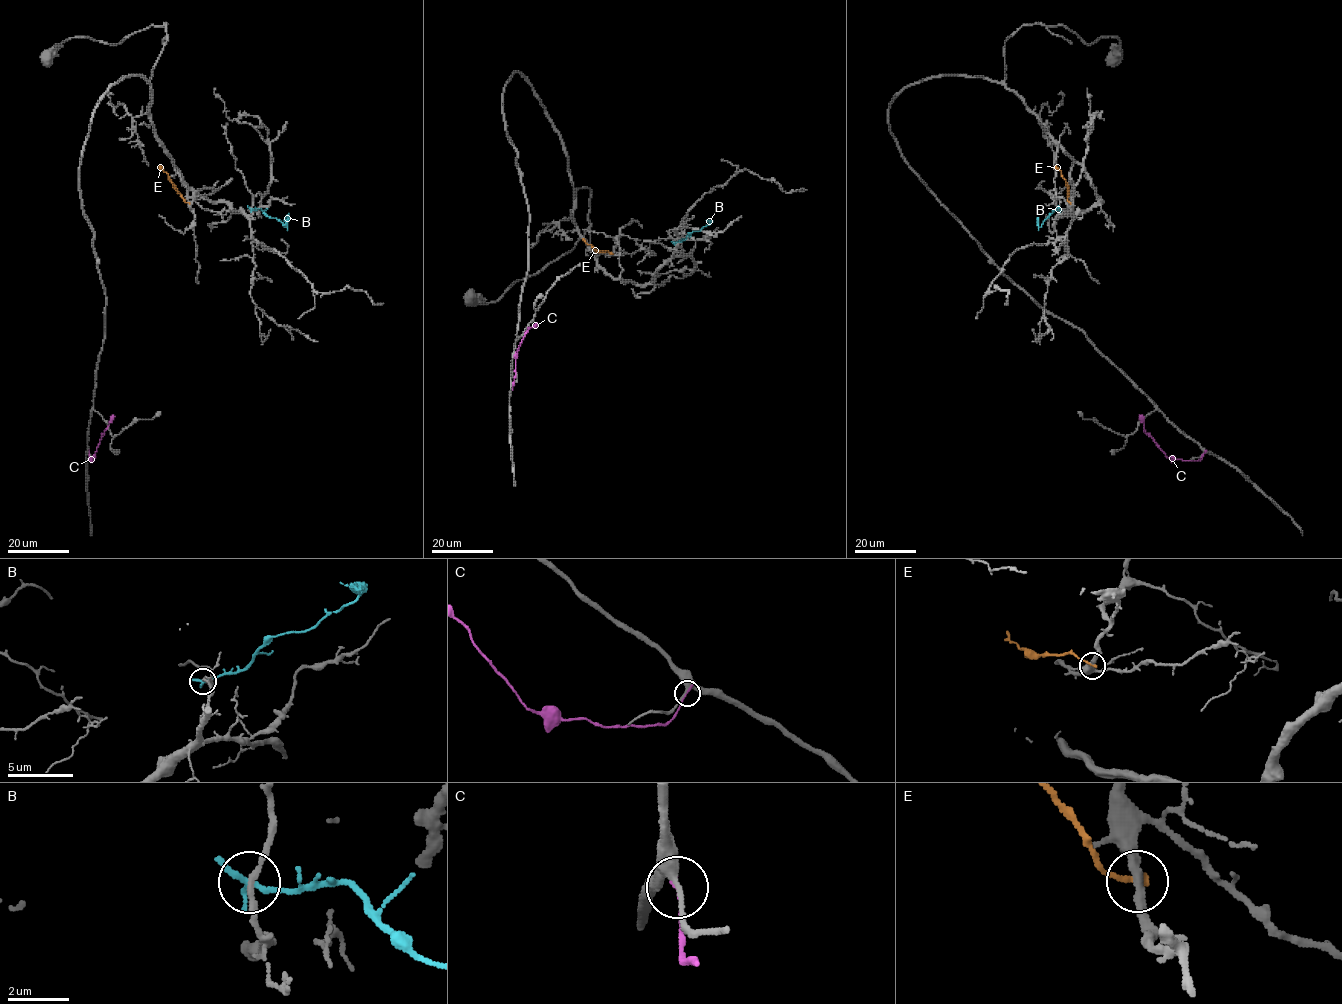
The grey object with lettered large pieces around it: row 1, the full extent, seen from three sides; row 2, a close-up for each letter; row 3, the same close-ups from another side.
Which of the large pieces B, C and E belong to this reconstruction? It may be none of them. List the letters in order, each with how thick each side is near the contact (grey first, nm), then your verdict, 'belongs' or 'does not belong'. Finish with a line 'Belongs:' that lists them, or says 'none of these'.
B: 180/190 nm | does not belong
C: 240/190 nm | does not belong
E: 320/190 nm | does not belong
Belongs: none of these

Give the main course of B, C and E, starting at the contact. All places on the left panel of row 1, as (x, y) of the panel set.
B: (251, 209), (260, 209), (284, 226), (288, 213)
C: (89, 453), (91, 461), (113, 414)
E: (188, 203), (160, 166)

